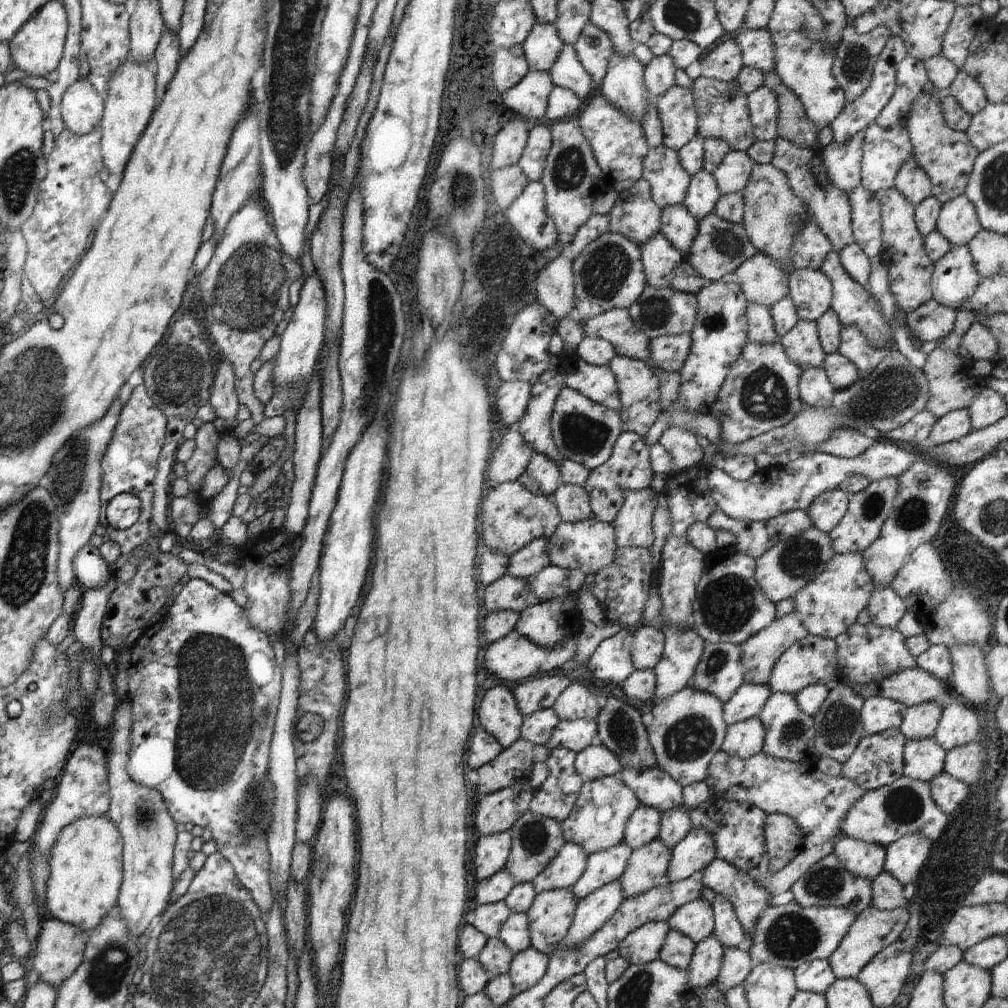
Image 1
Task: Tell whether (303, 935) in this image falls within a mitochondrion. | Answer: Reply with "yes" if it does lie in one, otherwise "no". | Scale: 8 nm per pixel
no

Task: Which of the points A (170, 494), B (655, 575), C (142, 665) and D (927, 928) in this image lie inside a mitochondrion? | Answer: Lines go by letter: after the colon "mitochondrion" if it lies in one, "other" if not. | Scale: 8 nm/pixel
A: other
B: other
C: other
D: other

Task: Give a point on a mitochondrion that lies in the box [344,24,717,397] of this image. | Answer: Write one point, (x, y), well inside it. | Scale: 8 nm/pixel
(603, 274)

